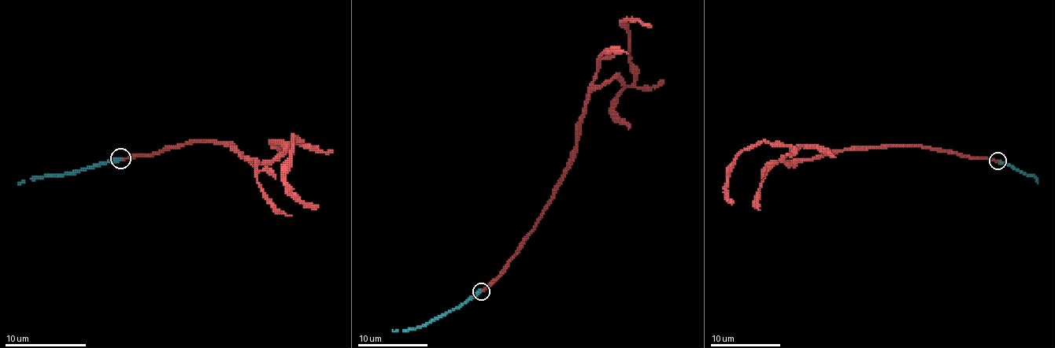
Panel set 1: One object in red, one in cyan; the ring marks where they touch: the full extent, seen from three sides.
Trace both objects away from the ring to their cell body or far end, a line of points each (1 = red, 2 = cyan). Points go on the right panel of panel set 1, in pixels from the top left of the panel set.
1: (997, 161), (904, 146), (834, 149), (795, 164), (784, 161), (788, 145), (758, 141), (726, 176), (733, 202)
2: (997, 161), (1025, 175), (1032, 175), (1036, 181)

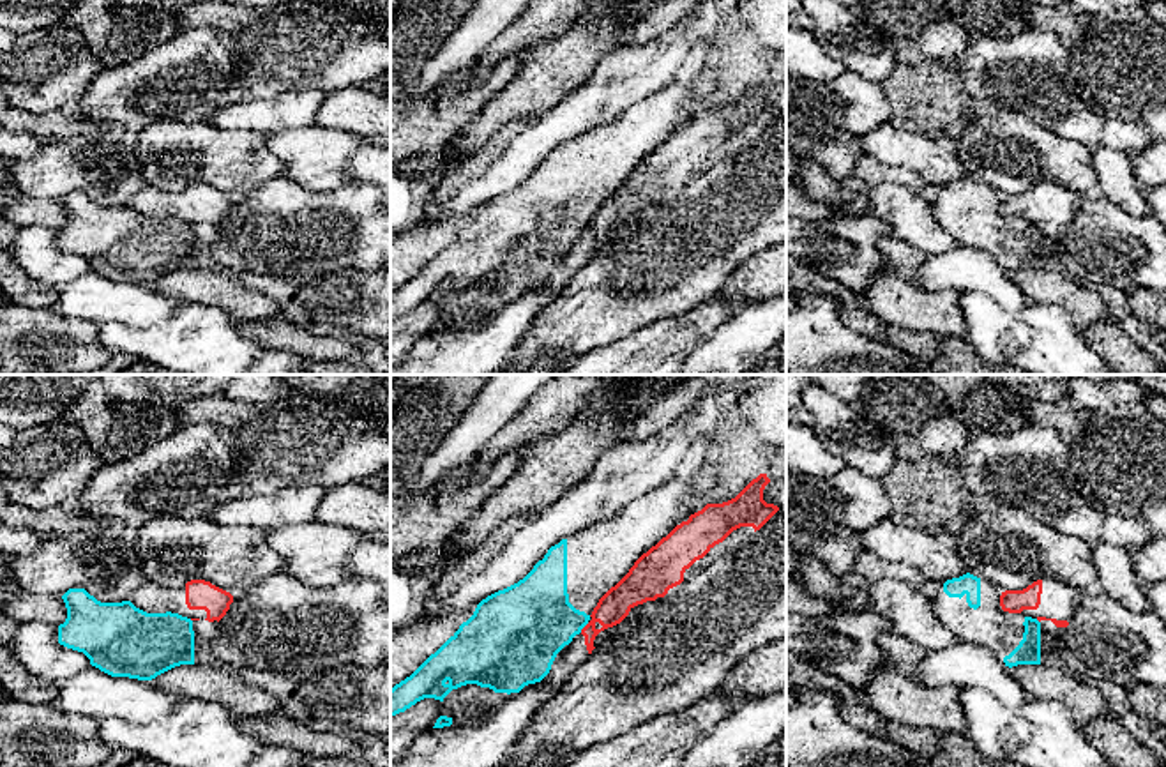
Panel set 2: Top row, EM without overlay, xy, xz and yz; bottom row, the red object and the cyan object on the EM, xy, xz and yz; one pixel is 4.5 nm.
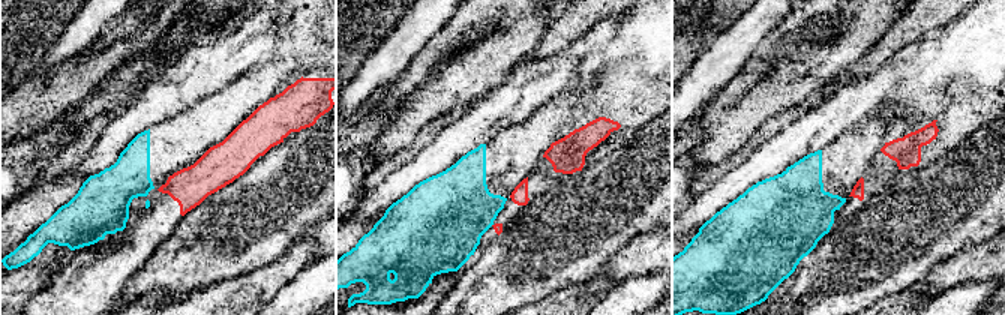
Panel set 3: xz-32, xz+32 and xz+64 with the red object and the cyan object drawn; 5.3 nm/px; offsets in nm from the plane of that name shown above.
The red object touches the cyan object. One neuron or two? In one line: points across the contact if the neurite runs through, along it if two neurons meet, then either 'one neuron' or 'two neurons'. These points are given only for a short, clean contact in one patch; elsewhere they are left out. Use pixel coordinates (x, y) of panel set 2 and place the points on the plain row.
border xz (589, 227), (580, 235); two neurons

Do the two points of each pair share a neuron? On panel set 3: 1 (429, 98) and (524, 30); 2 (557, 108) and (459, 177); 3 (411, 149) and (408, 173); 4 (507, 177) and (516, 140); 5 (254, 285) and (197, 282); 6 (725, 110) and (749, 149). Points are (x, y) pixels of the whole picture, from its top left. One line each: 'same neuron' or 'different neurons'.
1: same neuron
2: same neuron
3: different neurons
4: same neuron
5: different neurons
6: different neurons

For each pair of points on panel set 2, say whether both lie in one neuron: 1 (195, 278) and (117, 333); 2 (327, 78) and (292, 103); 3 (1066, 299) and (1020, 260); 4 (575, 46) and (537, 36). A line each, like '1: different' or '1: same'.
1: different
2: different
3: different
4: same

